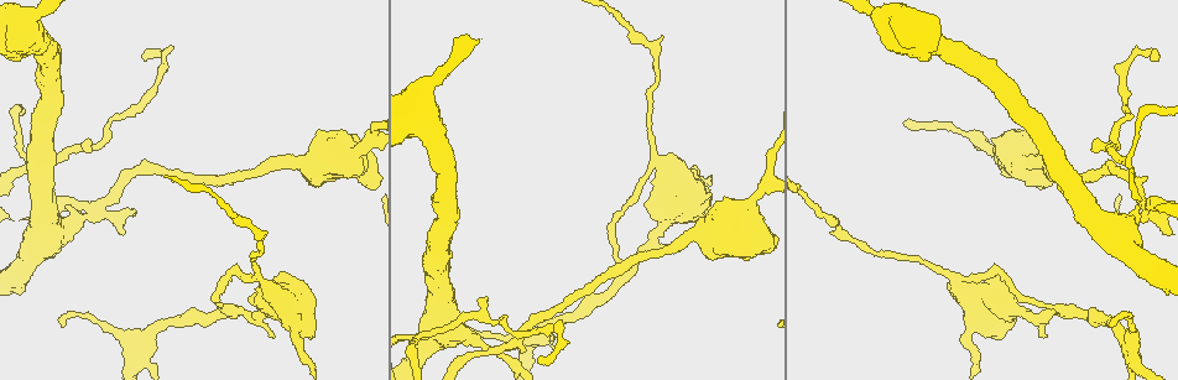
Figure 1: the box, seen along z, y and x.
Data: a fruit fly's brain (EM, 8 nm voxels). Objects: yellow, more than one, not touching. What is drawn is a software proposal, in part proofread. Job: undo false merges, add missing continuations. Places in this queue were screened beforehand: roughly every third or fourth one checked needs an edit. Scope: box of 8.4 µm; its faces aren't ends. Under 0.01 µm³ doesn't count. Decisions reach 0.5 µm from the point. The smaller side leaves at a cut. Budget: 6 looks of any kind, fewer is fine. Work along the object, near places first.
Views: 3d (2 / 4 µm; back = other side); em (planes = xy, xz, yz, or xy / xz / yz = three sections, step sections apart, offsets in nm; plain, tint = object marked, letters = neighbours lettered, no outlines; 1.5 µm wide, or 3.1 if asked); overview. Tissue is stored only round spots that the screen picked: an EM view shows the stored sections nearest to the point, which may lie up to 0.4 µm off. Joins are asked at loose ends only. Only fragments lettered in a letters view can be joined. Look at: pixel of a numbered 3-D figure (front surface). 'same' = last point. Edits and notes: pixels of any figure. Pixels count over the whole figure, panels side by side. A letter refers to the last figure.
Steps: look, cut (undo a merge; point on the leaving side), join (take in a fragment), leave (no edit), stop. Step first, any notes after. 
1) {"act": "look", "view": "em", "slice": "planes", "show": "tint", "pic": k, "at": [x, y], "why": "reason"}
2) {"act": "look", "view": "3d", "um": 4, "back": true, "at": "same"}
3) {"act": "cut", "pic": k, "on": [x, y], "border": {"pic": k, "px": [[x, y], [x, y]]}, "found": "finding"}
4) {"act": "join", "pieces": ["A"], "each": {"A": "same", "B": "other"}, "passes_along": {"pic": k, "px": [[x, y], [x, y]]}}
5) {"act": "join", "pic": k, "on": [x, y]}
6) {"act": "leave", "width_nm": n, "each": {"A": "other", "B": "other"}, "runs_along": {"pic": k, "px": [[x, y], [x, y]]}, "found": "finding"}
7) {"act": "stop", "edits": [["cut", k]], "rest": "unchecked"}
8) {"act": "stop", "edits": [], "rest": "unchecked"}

{"act": "look", "view": "em", "slice": "xy", "step": 8, "show": "tint", "pic": 1, "at": [652, 234], "why": "thick turns thin"}

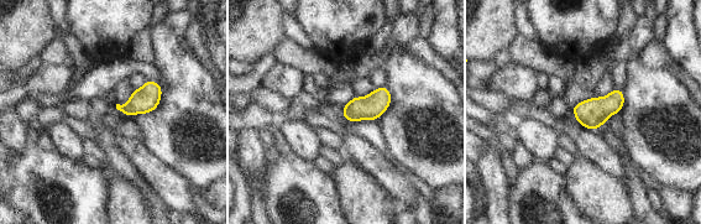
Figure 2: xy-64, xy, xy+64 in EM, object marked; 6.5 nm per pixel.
{"act": "look", "view": "em", "slice": "xy", "step": 8, "show": "letters", "at": "same", "why": "what lies round it"}

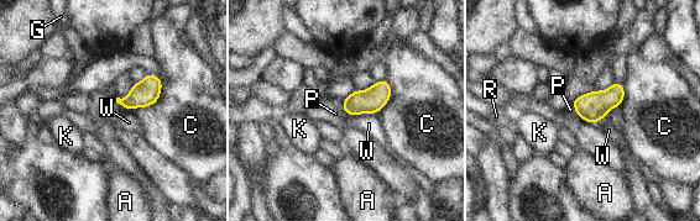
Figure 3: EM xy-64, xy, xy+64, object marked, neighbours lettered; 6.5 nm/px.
{"act": "leave", "width_nm": 60, "each": {"A": "other", "C": "other", "G": "other", "K": "other", "P": "other", "R": "other", "W": "other"}, "border": {"pic": 3, "px": [[570, 101], [578, 115]]}, "found": "continuous, no second cell"}

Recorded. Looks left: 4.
{"act": "look", "view": "em", "slice": "xz", "step": 8, "show": "letters", "pic": 1, "at": [1111, 327], "why": "branch stops here"}

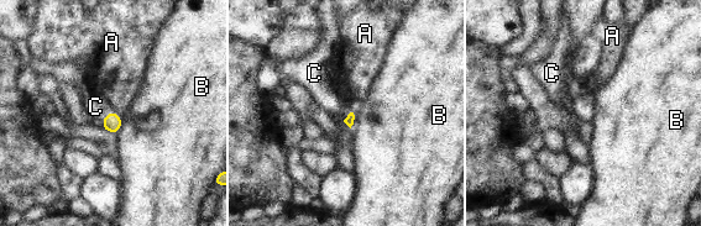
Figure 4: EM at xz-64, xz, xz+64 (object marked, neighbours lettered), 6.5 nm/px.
{"act": "join", "pieces": ["C"], "each": {"A": "other", "B": "other", "C": "same"}, "passes_along": {"pic": 4, "px": [[111, 122], [104, 119], [95, 106]]}, "found": "it goes on there"}

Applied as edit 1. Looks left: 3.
{"act": "stop", "edits": [["join", 4]], "rest": "unchecked"}

